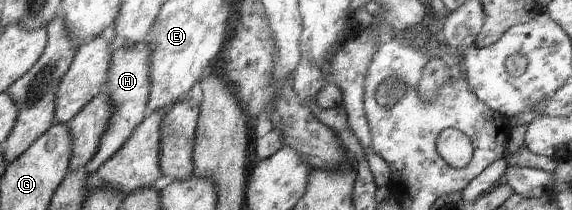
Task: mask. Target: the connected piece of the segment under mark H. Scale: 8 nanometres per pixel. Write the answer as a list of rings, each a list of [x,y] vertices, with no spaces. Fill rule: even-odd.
[[[146,42],[137,44],[133,49],[122,46],[110,53],[107,81],[105,81],[103,93],[113,103],[113,115],[109,119],[105,133],[101,135],[101,141],[99,141],[95,155],[85,166],[89,175],[97,171],[105,161],[111,159],[125,145],[125,141],[133,135],[133,131],[139,127],[141,121],[145,119],[145,109],[151,89],[151,80],[149,79],[151,73],[149,71],[151,71],[151,51],[149,51]]]

